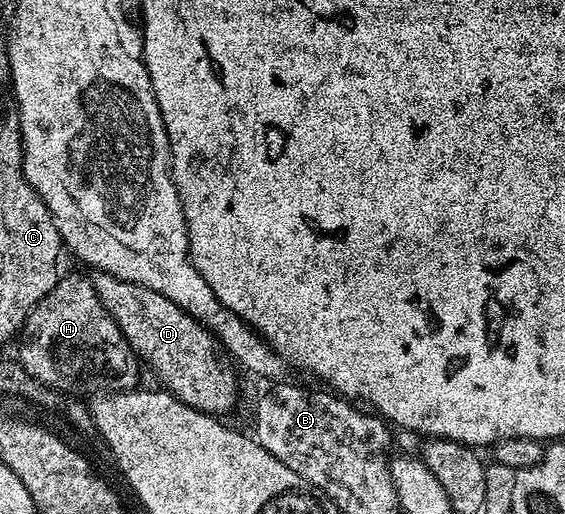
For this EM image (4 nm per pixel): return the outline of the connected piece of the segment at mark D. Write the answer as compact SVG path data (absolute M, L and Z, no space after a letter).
M97 270L91 273L90 279L101 304L120 326L135 353L150 364L161 385L186 405L225 417L225 412L238 402L238 380L235 372L218 356L218 344L210 332L156 290Z

